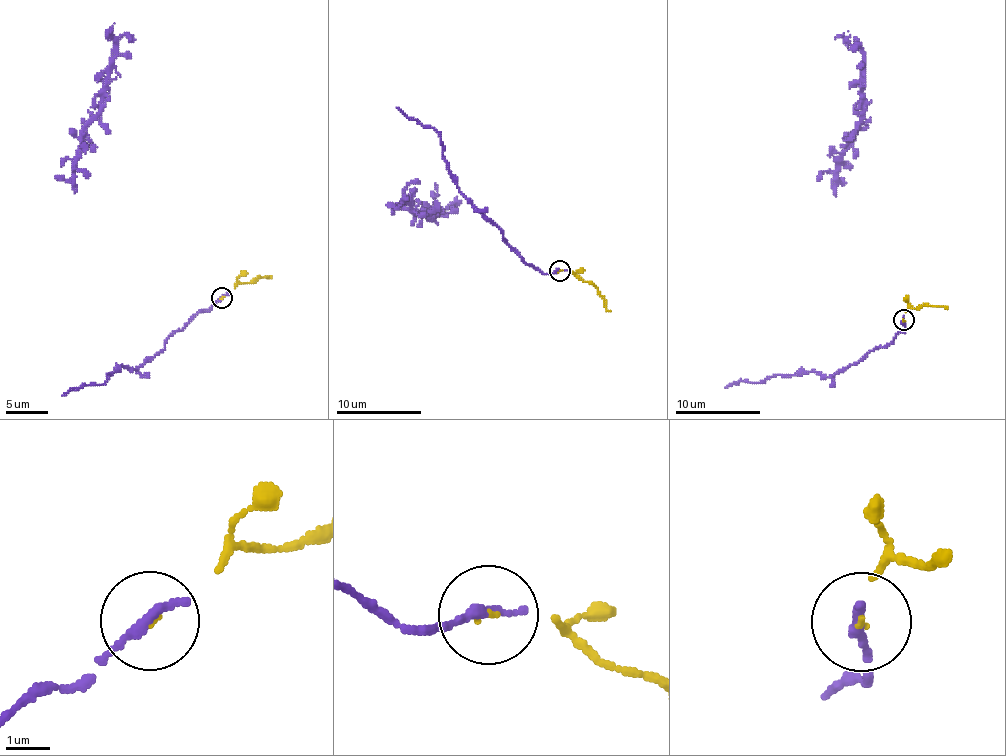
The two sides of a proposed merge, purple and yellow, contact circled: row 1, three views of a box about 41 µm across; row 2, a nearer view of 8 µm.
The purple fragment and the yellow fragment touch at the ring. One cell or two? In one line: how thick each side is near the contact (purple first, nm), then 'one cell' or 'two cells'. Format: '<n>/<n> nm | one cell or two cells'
300/60 nm | one cell

